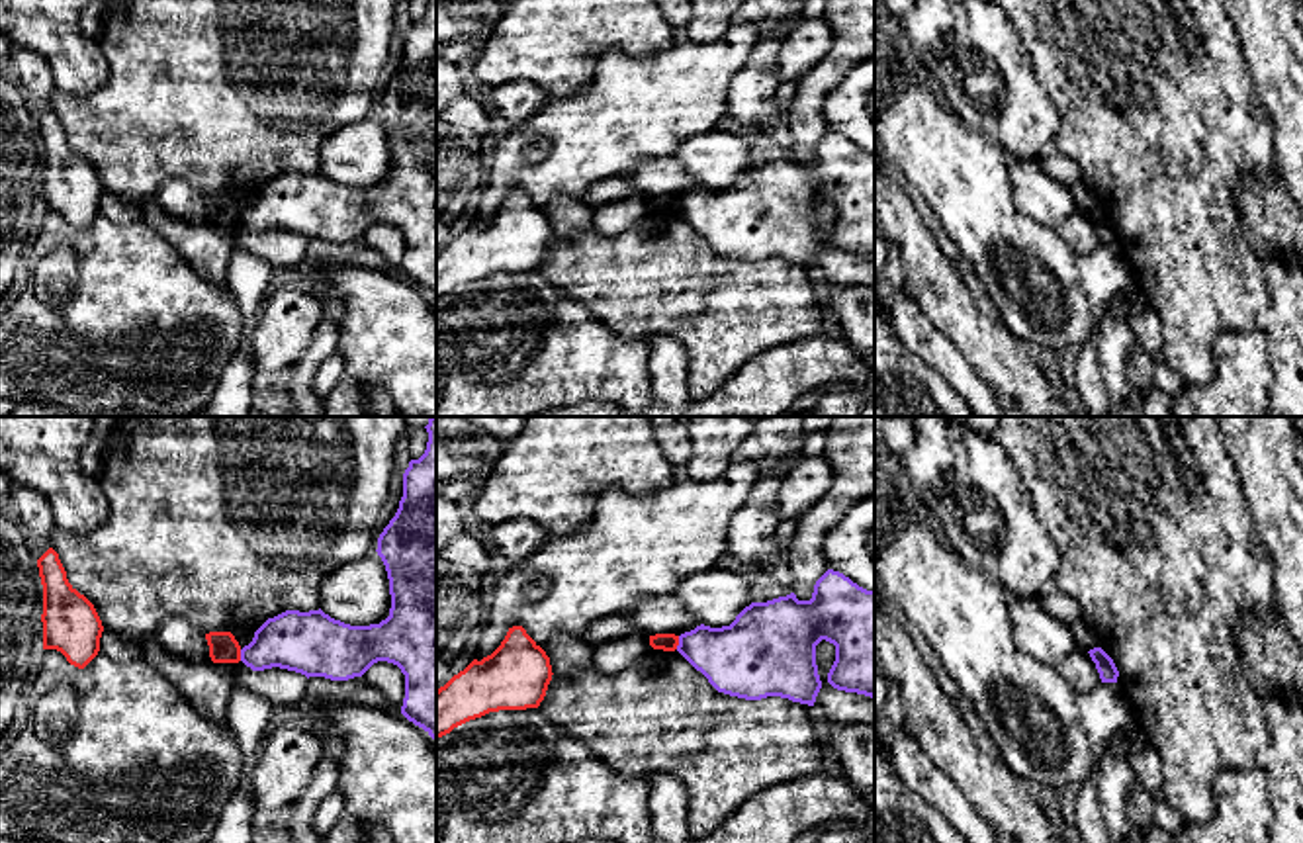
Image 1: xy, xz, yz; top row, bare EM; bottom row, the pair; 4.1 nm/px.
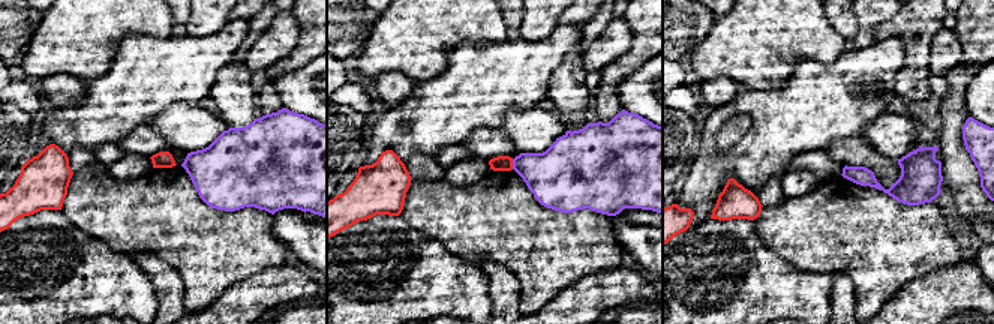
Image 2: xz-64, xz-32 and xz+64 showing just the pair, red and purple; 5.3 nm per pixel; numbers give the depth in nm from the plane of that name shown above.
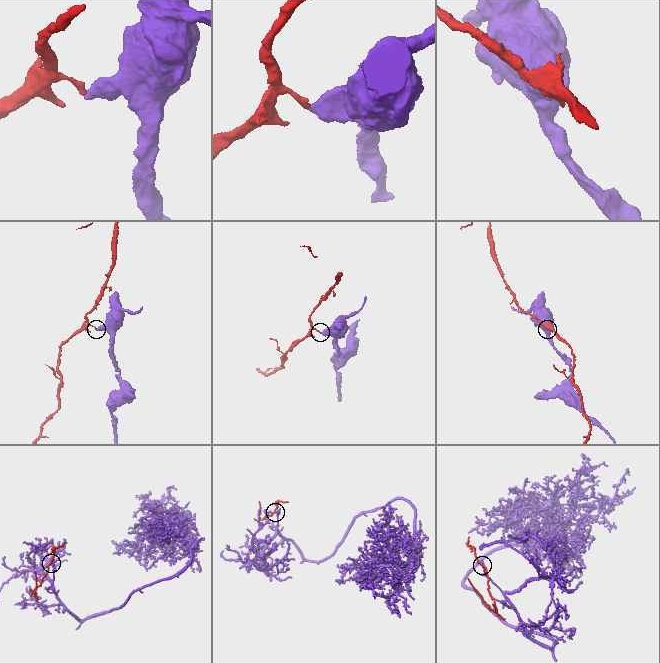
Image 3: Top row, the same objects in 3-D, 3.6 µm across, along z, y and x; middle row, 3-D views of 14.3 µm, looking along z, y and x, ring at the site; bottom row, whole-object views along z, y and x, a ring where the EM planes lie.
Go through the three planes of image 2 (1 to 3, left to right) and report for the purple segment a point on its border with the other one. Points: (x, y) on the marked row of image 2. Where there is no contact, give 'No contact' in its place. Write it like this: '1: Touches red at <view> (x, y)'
1: No contact
2: Touches red at xz-32 (511, 164)
3: No contact

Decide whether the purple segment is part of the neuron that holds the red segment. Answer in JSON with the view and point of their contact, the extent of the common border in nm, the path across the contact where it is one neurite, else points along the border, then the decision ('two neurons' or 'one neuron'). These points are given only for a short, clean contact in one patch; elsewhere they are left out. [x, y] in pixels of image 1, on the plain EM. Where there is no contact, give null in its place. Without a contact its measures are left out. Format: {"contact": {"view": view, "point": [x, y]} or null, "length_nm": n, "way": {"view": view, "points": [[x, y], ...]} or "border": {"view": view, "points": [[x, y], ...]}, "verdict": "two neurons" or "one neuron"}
{"contact": {"view": "xz", "point": [677, 204]}, "length_nm": 60, "border": {"view": "xz", "points": [[679, 198], [675, 210]]}, "verdict": "two neurons"}

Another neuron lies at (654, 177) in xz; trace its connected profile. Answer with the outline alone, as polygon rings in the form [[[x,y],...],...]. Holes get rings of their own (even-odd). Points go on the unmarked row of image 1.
[[[673,156],[642,158],[626,180],[646,198],[681,198],[700,188]]]

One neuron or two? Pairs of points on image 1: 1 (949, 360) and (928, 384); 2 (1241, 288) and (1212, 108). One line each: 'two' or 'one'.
1: two
2: one

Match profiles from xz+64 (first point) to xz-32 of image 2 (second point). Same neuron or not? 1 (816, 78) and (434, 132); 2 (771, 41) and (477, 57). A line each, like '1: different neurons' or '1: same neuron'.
1: same neuron
2: different neurons

